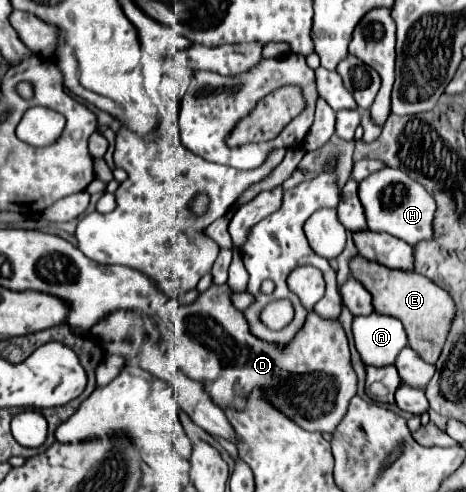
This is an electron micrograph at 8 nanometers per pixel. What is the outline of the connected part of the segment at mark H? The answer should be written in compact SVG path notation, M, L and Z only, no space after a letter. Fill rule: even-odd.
M383 167L379 173L371 173L371 177L363 179L357 189L359 201L365 209L367 227L373 231L385 231L393 237L415 245L423 239L431 239L433 235L433 213L435 213L435 199L413 181L407 173L393 167Z

